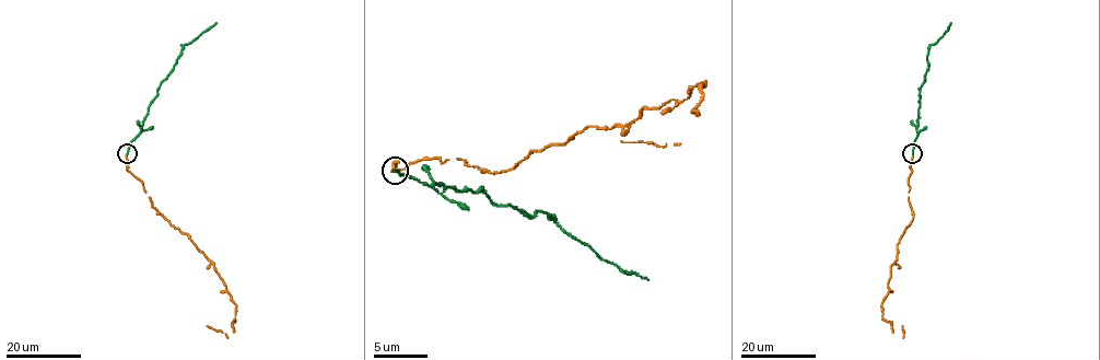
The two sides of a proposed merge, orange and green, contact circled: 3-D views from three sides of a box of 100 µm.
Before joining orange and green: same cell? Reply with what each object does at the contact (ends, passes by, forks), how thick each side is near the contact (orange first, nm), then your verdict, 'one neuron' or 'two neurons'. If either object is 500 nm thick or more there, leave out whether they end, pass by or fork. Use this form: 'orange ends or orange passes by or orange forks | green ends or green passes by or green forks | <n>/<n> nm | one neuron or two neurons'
orange ends | green ends | 200/190 nm | one neuron

